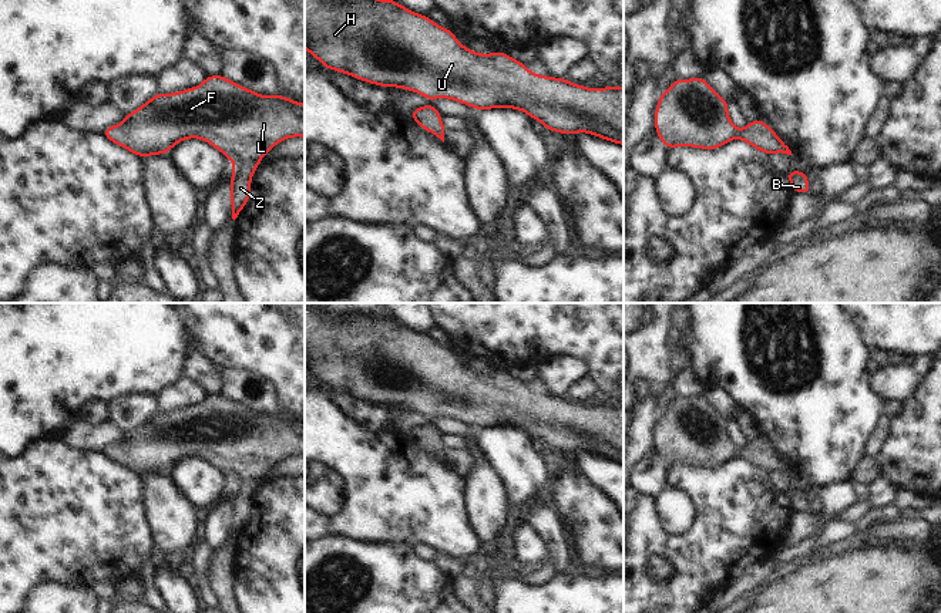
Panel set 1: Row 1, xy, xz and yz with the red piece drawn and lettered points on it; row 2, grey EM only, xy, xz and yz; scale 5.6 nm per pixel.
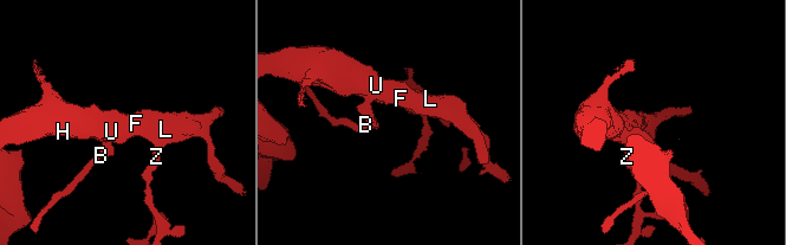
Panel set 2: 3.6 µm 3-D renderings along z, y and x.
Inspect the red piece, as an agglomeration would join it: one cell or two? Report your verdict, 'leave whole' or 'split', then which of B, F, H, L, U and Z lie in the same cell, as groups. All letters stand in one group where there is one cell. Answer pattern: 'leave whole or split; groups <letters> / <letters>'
leave whole; groups B F H L U Z

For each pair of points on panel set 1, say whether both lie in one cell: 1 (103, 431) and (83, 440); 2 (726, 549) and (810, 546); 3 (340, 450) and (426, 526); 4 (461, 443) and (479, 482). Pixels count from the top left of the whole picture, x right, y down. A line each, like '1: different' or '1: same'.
1: same
2: different
3: same
4: different

